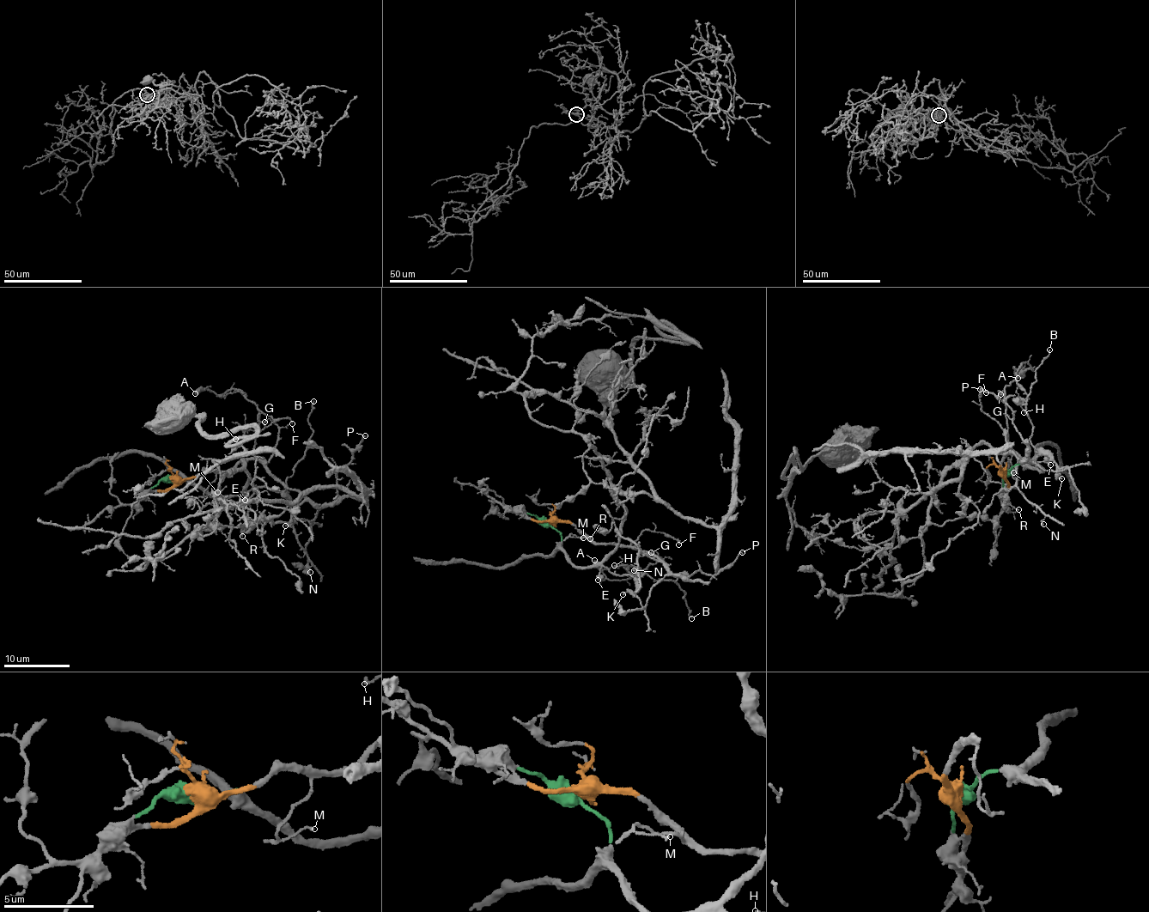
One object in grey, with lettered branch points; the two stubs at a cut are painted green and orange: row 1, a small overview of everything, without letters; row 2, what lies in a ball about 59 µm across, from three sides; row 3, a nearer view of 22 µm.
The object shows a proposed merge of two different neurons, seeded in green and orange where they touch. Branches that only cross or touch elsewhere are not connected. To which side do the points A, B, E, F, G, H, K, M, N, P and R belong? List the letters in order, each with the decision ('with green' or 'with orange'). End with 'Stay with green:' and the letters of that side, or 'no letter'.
A: with orange
B: with green
E: with green
F: with orange
G: with orange
H: with orange
K: with green
M: with orange
N: with orange
P: with orange
R: with green
Stay with green: B, E, K, R

